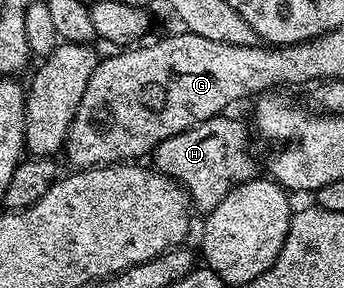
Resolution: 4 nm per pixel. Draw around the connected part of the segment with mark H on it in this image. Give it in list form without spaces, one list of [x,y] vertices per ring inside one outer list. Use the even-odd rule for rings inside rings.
[[[217,116],[206,120],[197,126],[191,126],[186,132],[178,132],[178,136],[170,136],[170,140],[162,140],[158,148],[152,151],[150,162],[155,169],[173,178],[179,186],[184,188],[188,194],[191,205],[196,206],[201,212],[207,212],[218,208],[222,196],[226,196],[235,186],[243,182],[249,182],[251,178],[257,177],[256,162],[248,151],[248,130],[236,118],[229,116]]]

